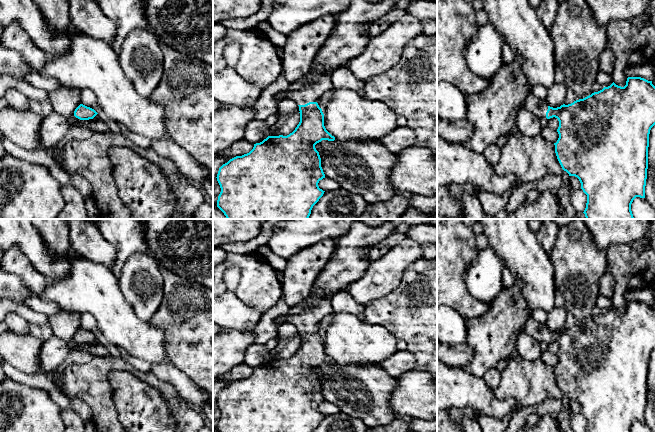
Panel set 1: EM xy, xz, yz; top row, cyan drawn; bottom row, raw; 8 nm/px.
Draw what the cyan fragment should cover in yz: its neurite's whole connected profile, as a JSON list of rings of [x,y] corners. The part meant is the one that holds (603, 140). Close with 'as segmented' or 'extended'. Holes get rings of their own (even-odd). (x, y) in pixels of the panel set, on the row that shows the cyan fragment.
[[[628,77],[624,87],[614,82],[598,92],[560,107],[550,107],[532,92],[526,97],[523,108],[539,118],[557,118],[559,138],[555,145],[557,159],[569,176],[575,176],[587,195],[584,214],[586,219],[634,219],[631,204],[636,197],[645,198],[648,169],[649,134],[655,125],[655,86],[641,77]]]; extended

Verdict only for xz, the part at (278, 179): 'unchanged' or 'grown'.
grown

